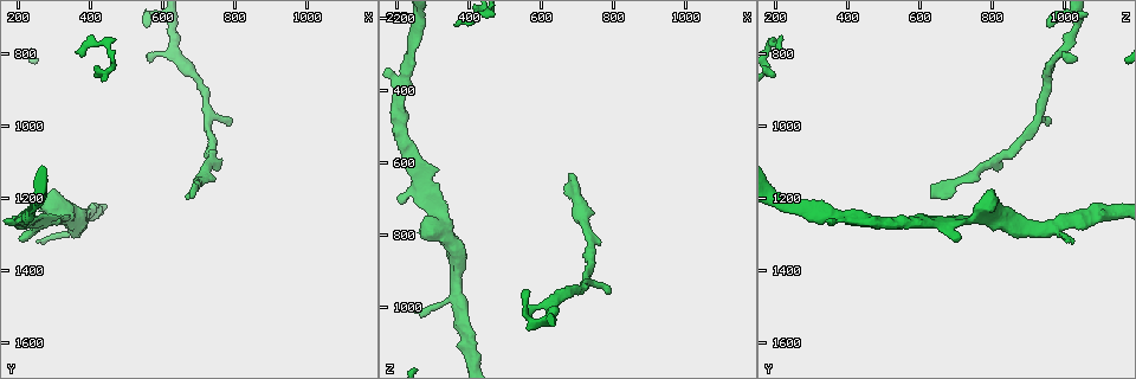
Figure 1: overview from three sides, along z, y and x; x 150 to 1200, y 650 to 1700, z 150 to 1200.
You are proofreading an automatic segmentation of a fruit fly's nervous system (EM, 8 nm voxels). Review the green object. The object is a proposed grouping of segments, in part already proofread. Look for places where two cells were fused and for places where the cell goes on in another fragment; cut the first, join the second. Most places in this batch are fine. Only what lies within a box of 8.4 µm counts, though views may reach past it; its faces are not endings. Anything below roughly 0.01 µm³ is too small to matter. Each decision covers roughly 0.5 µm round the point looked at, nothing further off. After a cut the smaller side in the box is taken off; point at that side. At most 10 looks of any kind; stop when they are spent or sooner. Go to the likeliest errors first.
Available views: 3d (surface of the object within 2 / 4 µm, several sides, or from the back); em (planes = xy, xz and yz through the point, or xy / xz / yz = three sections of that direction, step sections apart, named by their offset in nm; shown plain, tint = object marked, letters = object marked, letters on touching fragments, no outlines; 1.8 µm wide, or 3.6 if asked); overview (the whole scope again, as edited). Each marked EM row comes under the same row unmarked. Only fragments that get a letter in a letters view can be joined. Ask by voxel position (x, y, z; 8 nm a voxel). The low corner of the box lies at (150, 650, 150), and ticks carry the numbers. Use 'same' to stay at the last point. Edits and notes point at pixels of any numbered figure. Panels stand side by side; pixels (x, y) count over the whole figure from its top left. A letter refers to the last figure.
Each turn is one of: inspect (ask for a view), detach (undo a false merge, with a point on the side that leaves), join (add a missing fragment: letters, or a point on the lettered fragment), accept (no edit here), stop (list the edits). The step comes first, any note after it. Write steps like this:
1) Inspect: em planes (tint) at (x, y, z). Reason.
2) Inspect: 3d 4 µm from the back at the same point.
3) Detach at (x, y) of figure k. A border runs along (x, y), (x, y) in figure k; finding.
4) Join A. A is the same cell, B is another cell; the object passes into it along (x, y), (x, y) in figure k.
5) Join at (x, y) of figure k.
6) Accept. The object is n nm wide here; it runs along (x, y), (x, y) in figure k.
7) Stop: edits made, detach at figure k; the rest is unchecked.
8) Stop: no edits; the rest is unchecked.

Inspect: 3d 4 µm from the back at (685, 1195, 625). Branch stops here.

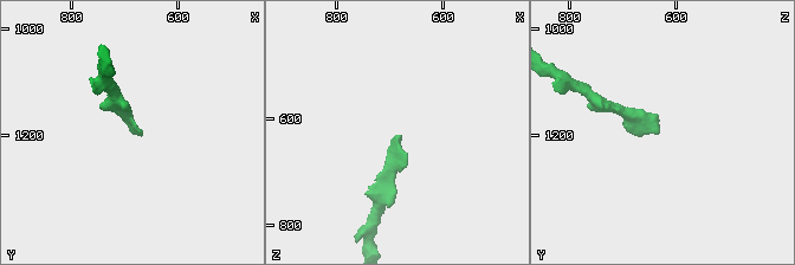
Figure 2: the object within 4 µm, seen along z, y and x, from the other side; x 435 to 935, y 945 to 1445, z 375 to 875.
Inspect: em planes (tint) at (680, 1190, 635). Need the tissue.

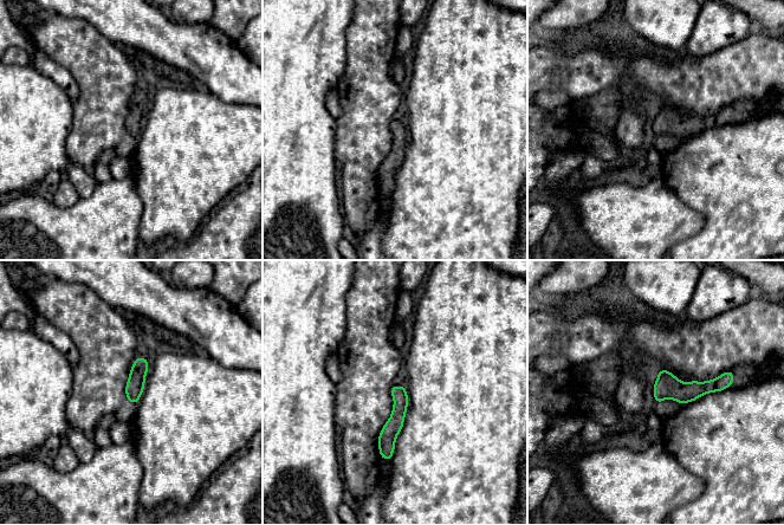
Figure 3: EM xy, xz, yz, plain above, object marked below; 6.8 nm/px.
Inspect: em planes (letters) at the same point.

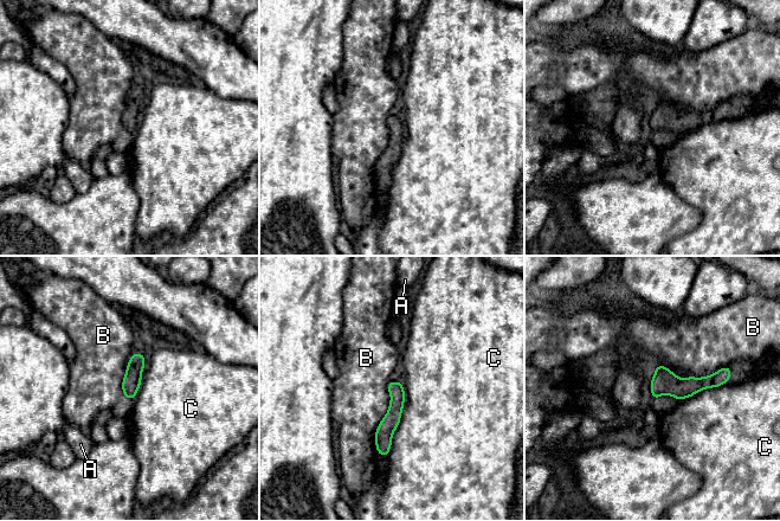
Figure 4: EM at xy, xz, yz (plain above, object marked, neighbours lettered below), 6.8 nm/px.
Accept. The object is 110 nm wide here; A, B and C are other cells; it runs along (727, 375), (689, 386), (652, 387) in figure 4; none of them fits.

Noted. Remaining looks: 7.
Inspect: em planes (letters) at (560, 815, 1035). Thin end.

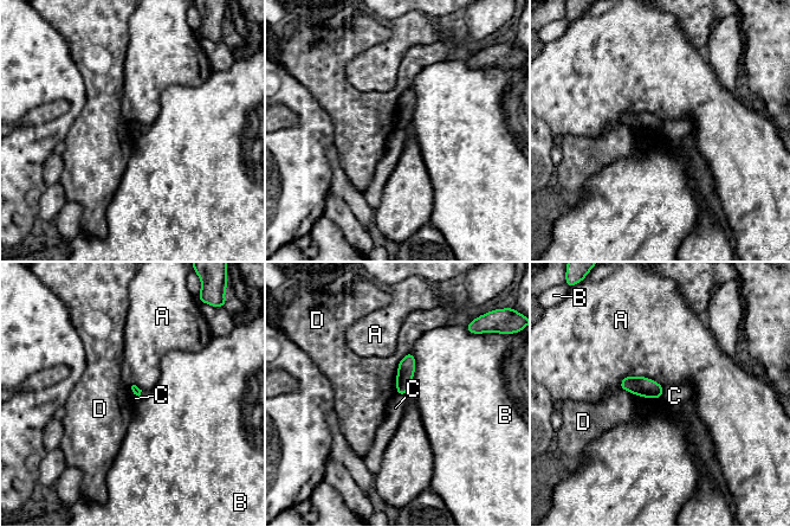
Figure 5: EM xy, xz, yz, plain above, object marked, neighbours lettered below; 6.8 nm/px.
Accept. A, B, C and D are other cells; a border runs along (664, 386), (660, 398) in figure 5; none of them fits.

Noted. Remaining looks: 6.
Inspect: 3d 2 µm at (790, 995, 960). Tapers out.

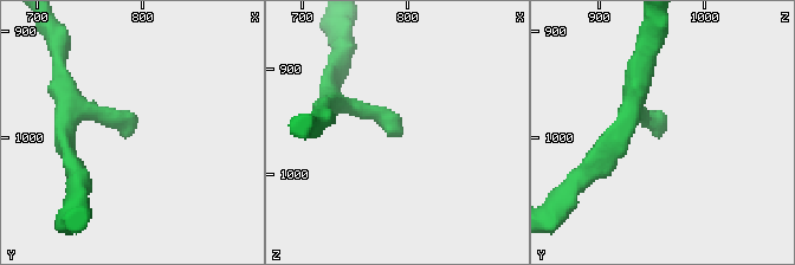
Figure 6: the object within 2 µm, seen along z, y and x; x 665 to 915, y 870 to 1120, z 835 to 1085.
Inspect: em planes (letters) at (788, 998, 954). Shape alone is not enough.

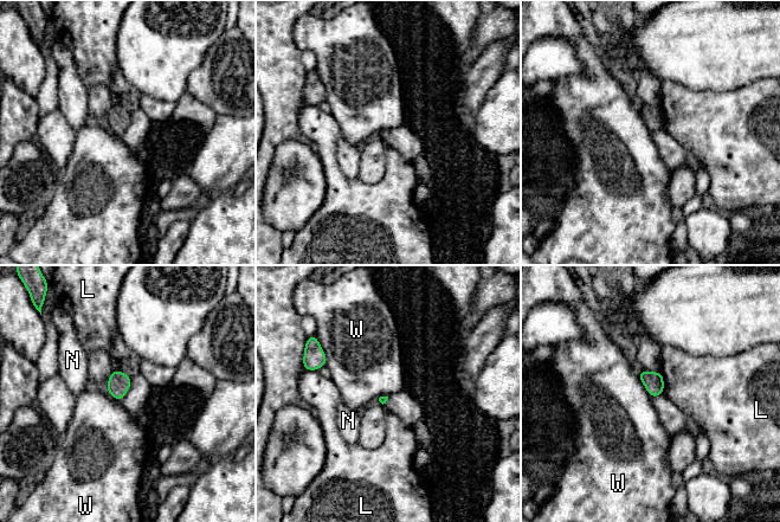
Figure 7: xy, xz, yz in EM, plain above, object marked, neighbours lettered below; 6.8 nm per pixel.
Accept. The longest contact is with W, 190 nm; L, N and W are other cells; no lettered fragment goes on from it.

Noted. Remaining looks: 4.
Inspect: em xy step 4 (tint) at (260, 1315, 1005). An open end.

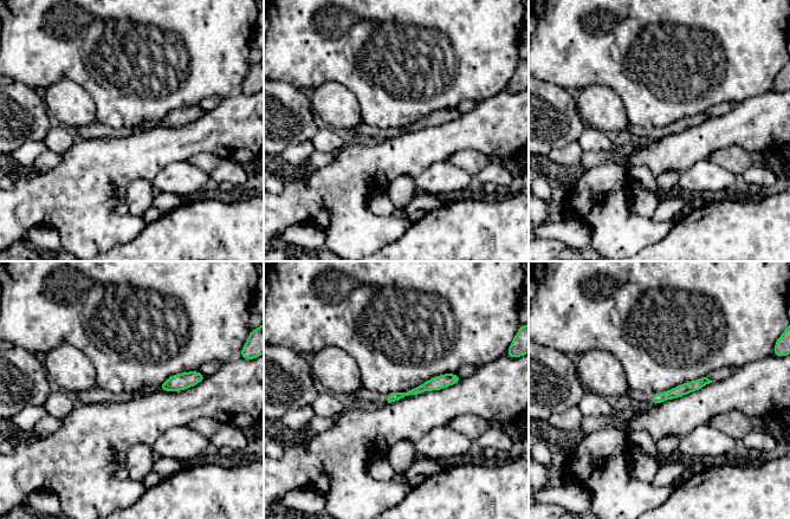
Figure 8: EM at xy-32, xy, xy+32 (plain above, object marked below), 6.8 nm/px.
Inspect: em planes (letters) at the same point. Cut it another way.

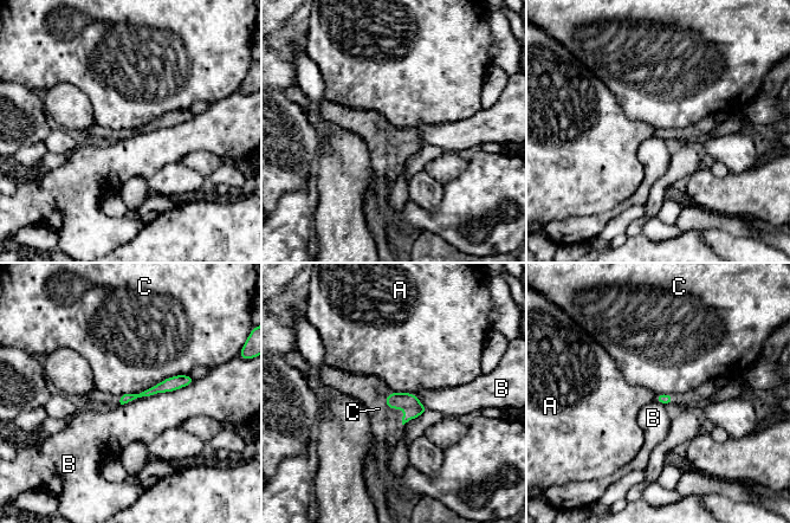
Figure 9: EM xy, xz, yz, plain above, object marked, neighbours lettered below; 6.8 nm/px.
Accept. A, B and C are other cells; it runs along (189, 380), (177, 381), (123, 400) in figure 9; no lettered fragment goes on from it.

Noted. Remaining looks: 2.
Stop: no edits; the rest is unchecked.

